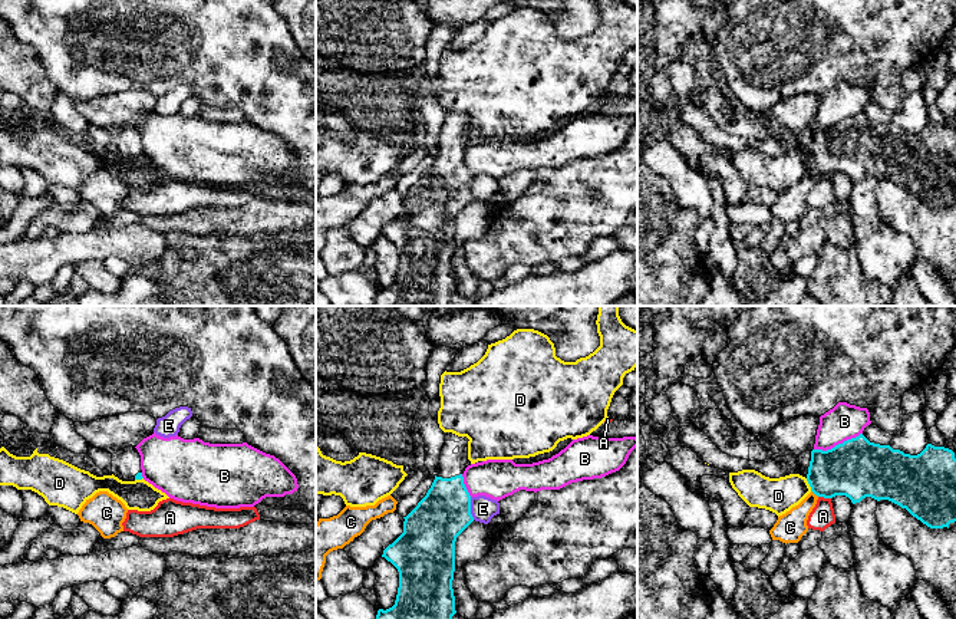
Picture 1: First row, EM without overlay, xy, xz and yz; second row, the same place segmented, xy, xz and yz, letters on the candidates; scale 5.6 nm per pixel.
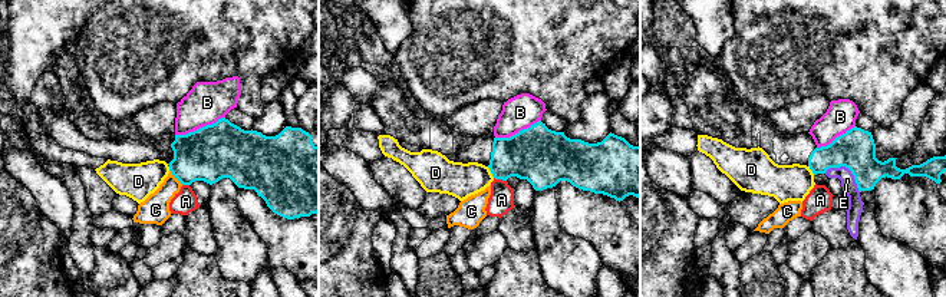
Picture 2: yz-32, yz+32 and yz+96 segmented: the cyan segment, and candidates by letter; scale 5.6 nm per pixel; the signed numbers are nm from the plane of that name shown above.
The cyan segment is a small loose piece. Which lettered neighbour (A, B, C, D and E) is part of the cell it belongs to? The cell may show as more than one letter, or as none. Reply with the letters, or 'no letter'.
no letter

